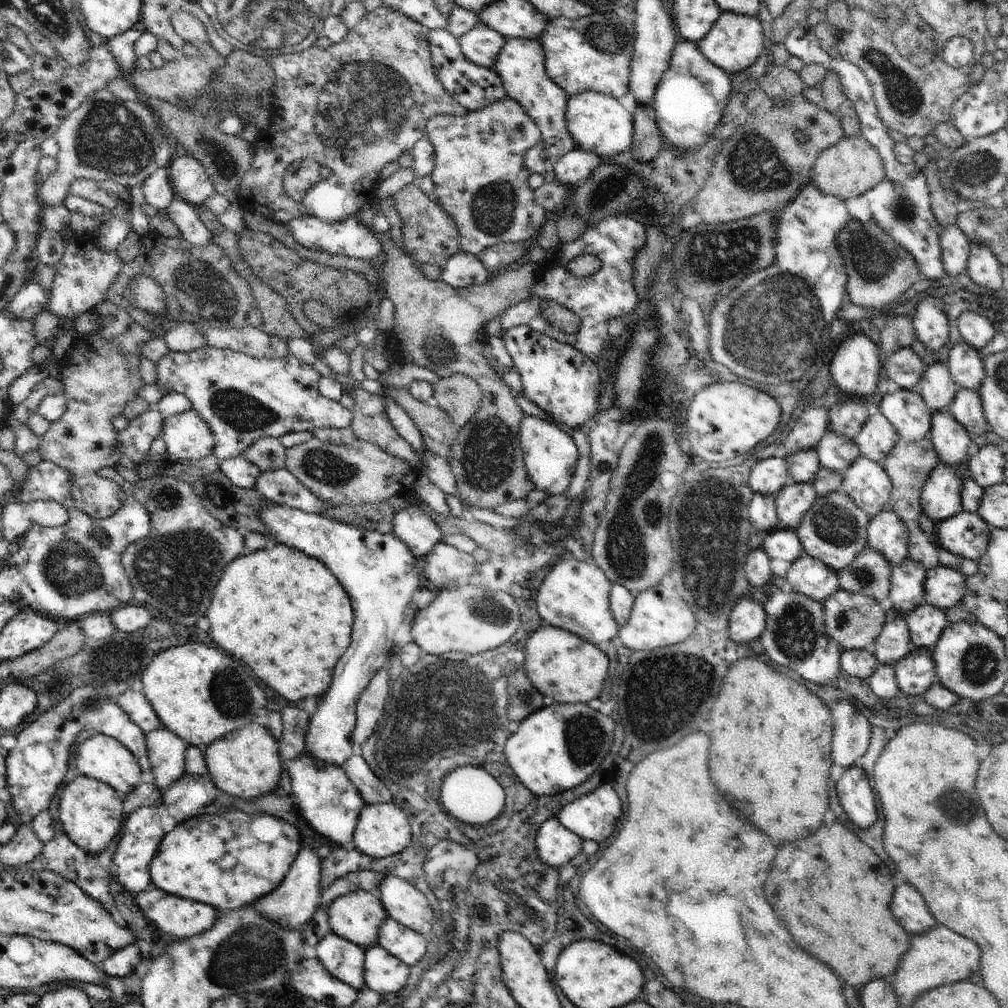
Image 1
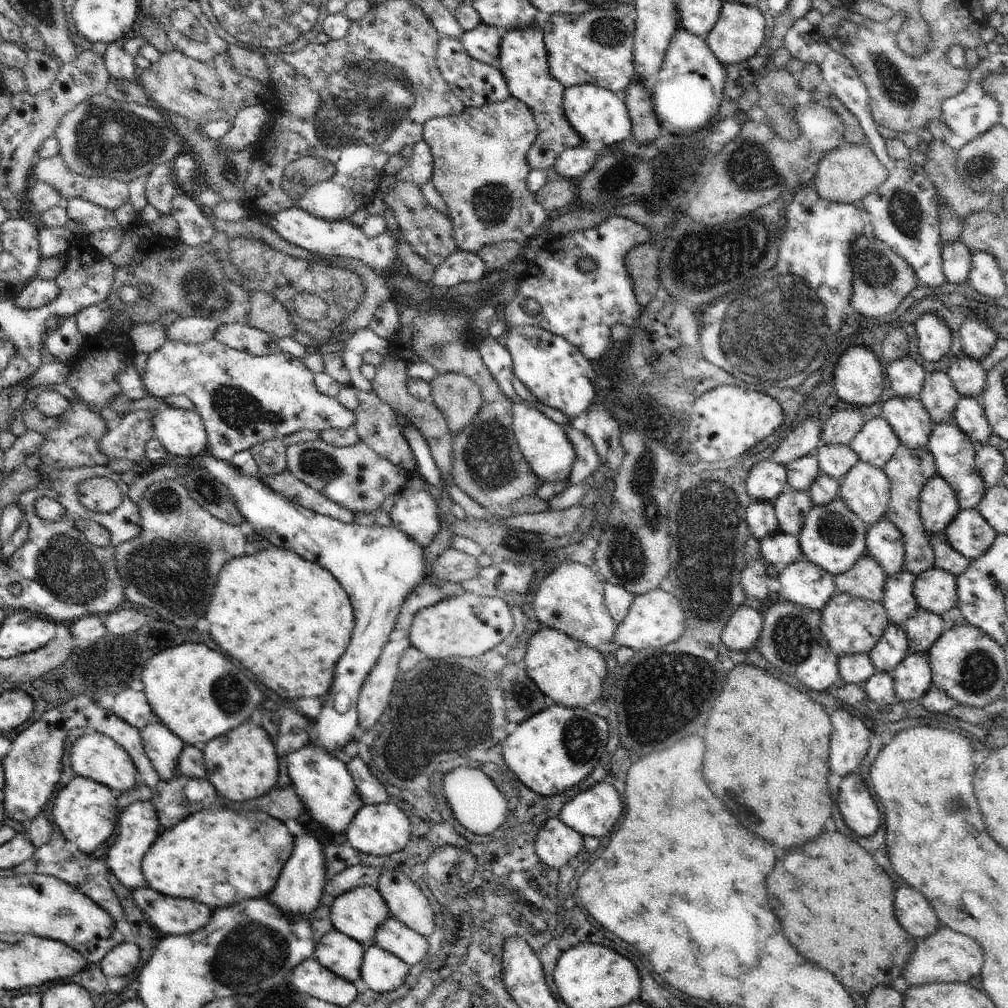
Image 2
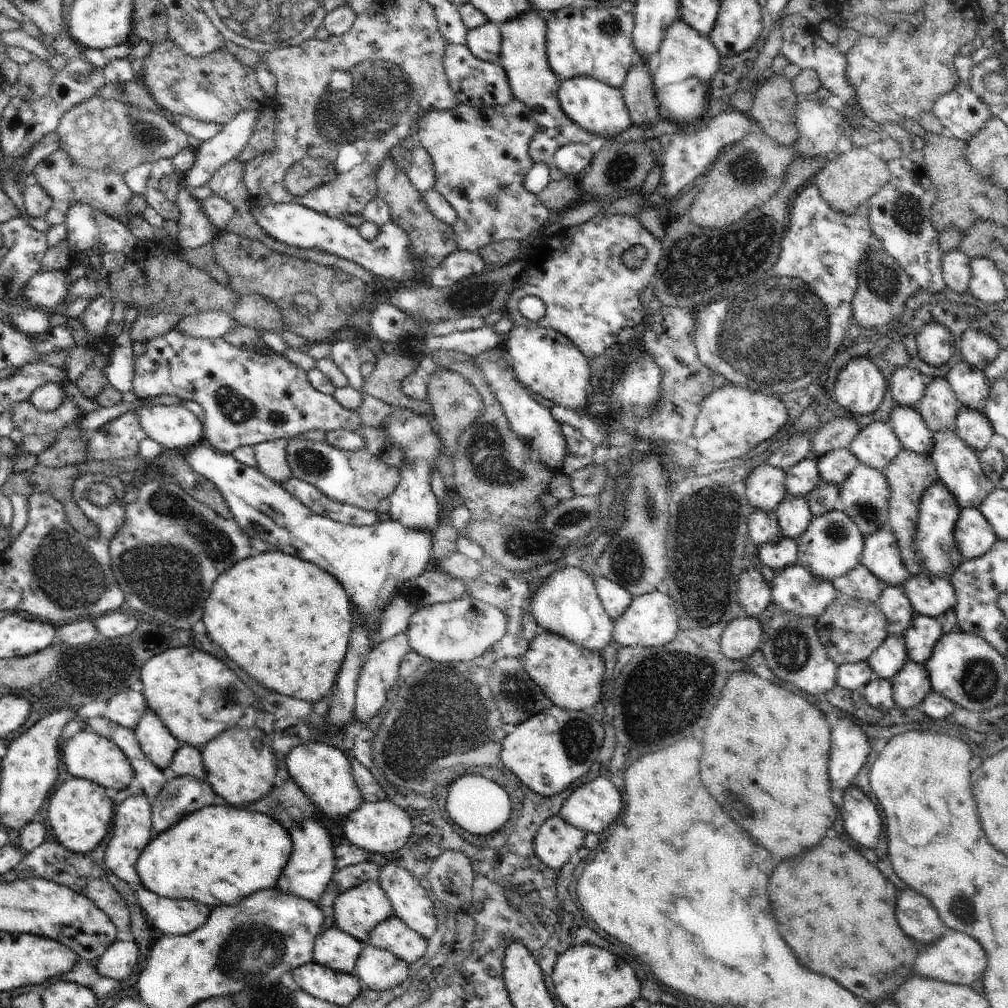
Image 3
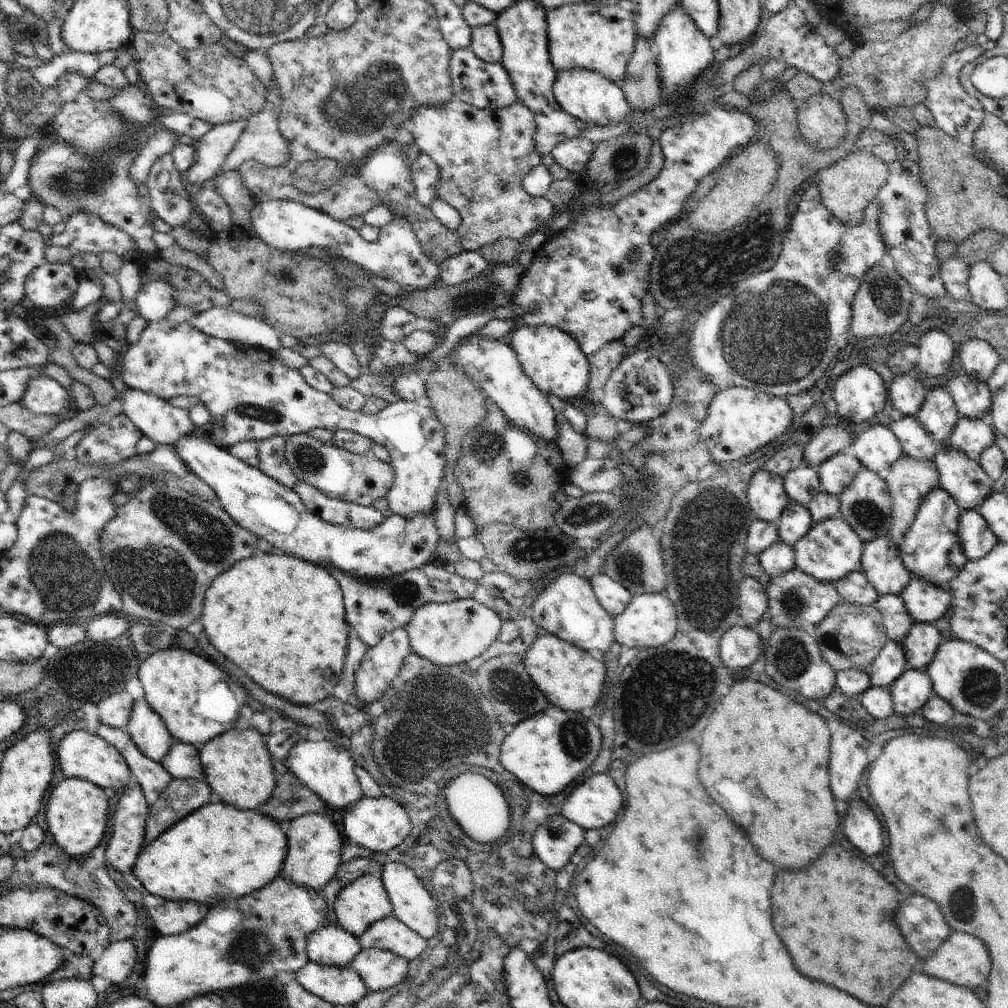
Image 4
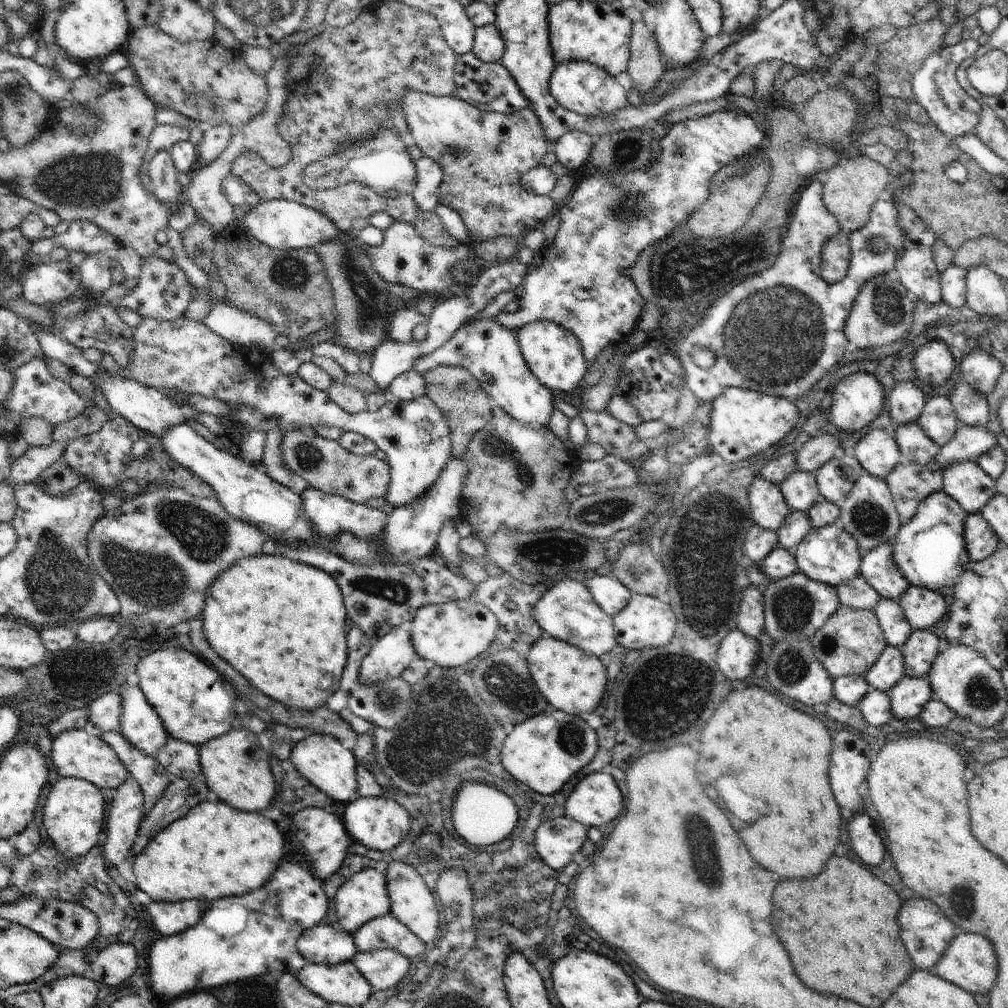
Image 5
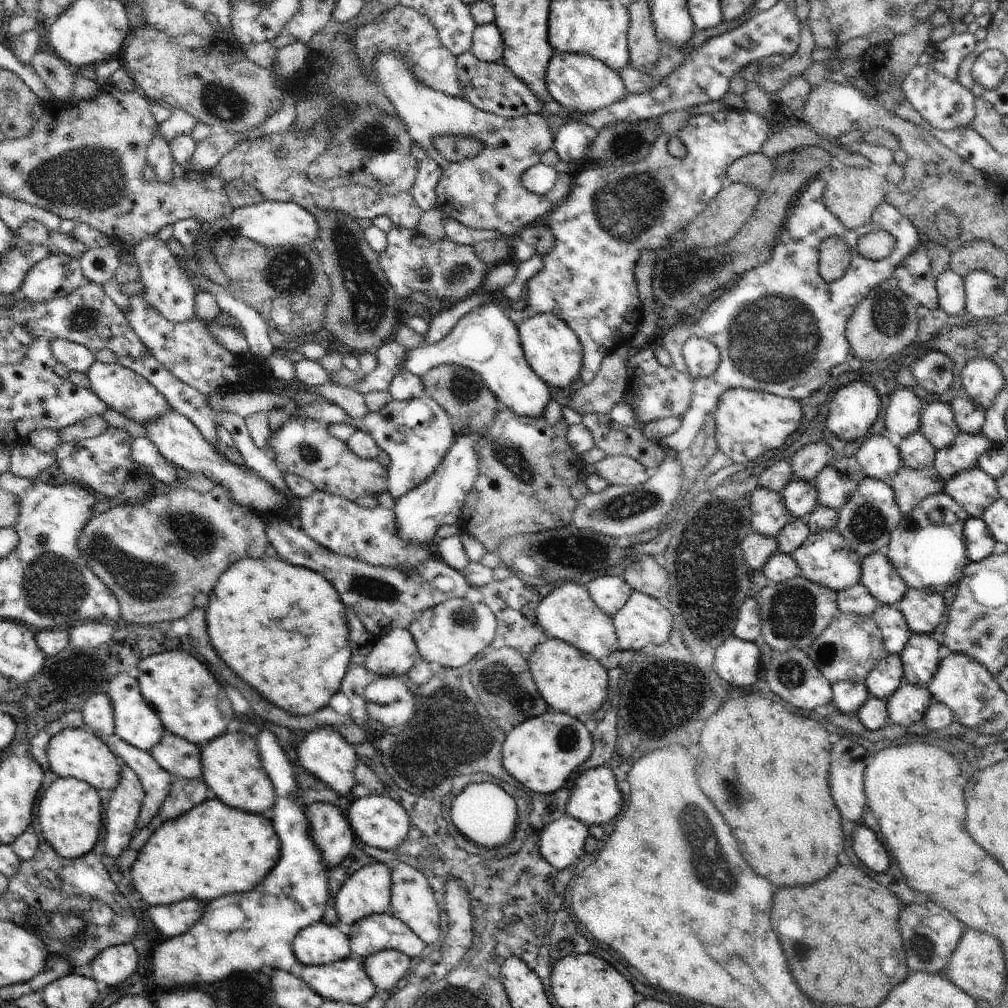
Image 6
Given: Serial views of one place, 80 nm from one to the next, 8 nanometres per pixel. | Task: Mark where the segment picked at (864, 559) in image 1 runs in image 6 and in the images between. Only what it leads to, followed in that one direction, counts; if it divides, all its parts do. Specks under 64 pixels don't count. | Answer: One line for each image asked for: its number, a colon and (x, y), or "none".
2: (865, 579)
3: (860, 584)
4: (855, 588)
5: (856, 593)
6: (856, 599)

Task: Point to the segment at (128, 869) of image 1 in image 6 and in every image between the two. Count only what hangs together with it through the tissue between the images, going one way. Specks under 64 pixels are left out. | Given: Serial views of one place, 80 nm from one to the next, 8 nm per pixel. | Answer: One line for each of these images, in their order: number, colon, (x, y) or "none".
2: (137, 826)
3: (131, 829)
4: (127, 826)
5: (124, 817)
6: (121, 814)

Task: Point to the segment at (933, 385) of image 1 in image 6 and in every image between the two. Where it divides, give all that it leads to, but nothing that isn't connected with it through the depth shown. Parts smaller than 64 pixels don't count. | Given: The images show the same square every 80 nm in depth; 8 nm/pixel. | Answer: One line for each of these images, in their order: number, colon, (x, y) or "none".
2: (939, 396)
3: (939, 408)
4: (939, 415)
5: (938, 419)
6: (938, 425)

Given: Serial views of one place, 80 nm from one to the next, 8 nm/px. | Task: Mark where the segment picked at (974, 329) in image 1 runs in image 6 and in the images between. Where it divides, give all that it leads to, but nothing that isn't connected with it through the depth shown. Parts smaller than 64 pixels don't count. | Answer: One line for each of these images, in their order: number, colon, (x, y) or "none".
2: (976, 339)
3: (979, 350)
4: (978, 358)
5: (980, 369)
6: (982, 379)

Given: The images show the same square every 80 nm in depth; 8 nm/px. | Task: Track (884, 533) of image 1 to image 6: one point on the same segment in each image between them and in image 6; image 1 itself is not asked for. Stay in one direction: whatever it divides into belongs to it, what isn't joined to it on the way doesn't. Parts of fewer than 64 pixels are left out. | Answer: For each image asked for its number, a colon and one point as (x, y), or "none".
2: (884, 542)
3: (880, 555)
4: (880, 560)
5: (878, 567)
6: (878, 575)

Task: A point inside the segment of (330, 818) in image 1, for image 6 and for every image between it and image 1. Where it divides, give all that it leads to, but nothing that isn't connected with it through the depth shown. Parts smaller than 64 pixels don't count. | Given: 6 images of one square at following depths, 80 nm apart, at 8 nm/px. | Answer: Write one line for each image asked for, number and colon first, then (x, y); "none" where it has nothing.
2: (322, 781)
3: (323, 772)
4: (326, 768)
5: (321, 759)
6: (324, 753)

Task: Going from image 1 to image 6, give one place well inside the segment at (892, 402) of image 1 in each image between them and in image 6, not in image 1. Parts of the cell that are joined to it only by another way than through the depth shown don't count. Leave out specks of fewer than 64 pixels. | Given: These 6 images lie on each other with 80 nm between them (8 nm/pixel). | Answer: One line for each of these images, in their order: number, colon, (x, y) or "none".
2: (908, 417)
3: (912, 433)
4: (915, 441)
5: (916, 447)
6: (915, 449)

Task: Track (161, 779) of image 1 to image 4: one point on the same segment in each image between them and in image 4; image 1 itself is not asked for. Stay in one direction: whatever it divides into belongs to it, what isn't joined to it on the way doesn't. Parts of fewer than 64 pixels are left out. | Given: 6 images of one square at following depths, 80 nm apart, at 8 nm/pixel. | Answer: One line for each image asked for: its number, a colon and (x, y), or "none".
2: (162, 747)
3: (159, 745)
4: (146, 727)

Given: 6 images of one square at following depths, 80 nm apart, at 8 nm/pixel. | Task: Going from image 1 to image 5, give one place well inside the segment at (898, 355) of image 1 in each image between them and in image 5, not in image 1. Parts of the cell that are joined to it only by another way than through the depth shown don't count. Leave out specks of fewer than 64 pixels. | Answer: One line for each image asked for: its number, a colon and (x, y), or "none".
2: (907, 377)
3: (908, 386)
4: (907, 393)
5: (906, 401)

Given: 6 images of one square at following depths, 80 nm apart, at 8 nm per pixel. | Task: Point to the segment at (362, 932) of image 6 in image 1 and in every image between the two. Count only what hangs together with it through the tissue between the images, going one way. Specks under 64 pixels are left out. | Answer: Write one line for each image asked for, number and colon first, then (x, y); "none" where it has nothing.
1: (402, 942)
2: (393, 936)
3: (392, 935)
4: (391, 934)
5: (386, 932)

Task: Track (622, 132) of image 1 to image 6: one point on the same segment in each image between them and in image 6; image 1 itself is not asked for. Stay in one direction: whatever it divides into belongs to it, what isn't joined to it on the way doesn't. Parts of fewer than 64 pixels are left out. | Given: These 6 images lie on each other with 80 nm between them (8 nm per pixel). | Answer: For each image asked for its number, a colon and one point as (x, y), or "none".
2: (596, 113)
3: (598, 108)
4: (588, 96)
5: (581, 87)
6: (578, 82)

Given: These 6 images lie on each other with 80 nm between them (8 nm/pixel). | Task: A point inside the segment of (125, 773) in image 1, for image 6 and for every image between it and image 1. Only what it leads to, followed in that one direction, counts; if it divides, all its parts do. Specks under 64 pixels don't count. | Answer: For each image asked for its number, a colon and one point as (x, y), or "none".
2: (95, 756)
3: (88, 755)
4: (82, 755)
5: (75, 753)
6: (75, 753)

